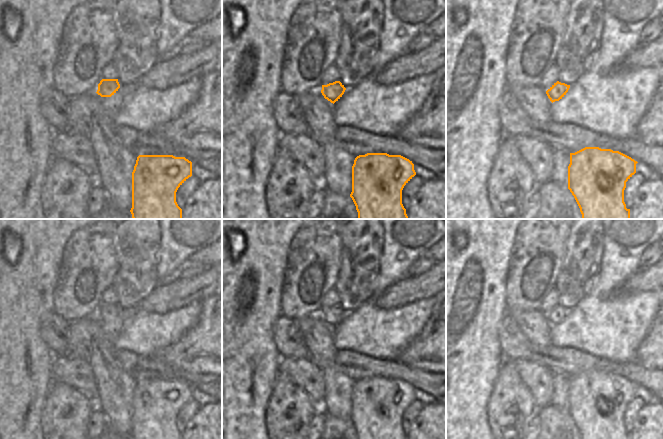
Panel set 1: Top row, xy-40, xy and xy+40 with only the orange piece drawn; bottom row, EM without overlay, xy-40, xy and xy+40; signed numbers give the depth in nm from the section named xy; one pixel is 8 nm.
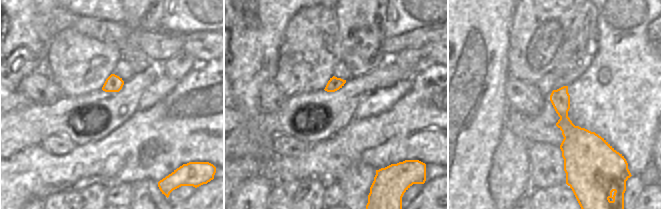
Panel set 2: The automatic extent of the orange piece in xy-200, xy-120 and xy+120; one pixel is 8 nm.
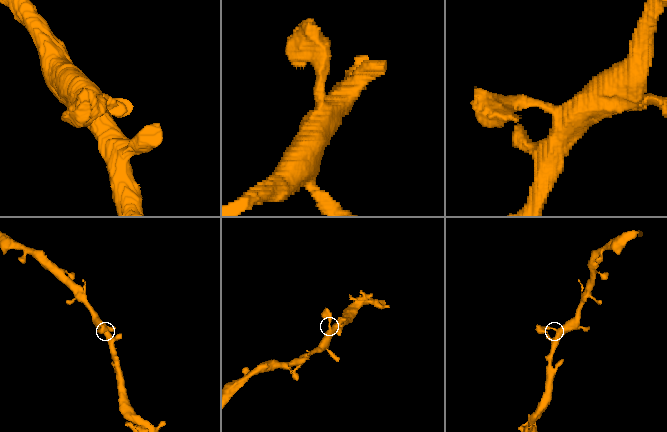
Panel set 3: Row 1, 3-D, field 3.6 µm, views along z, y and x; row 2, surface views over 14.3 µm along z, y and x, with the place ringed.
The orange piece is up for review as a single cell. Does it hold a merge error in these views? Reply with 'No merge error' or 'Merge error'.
No merge error.

